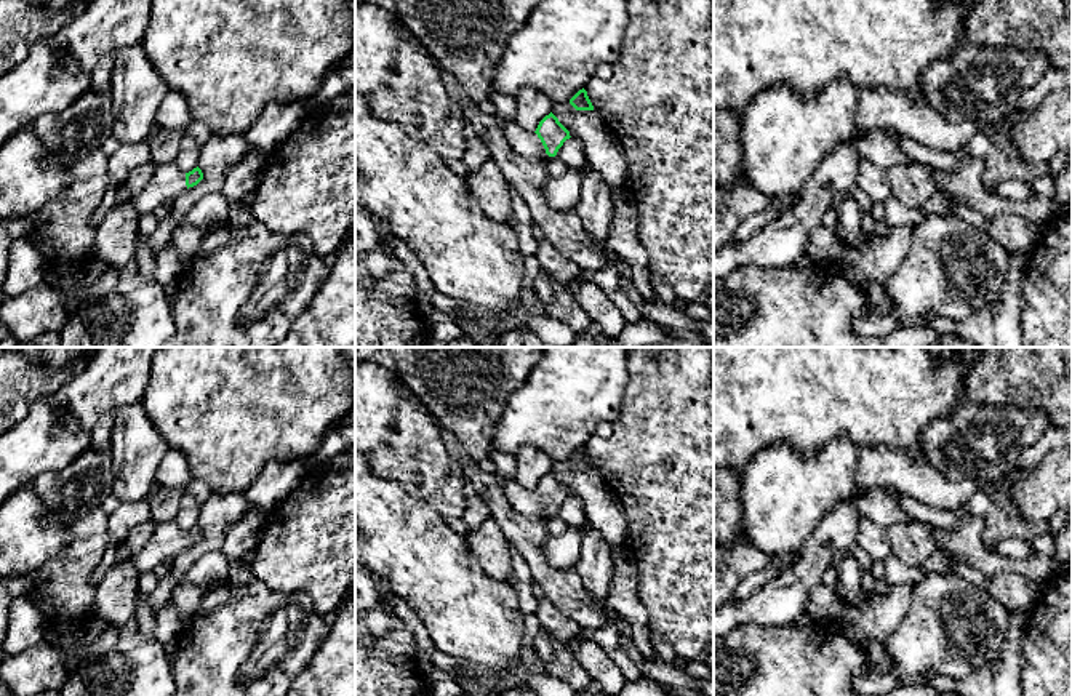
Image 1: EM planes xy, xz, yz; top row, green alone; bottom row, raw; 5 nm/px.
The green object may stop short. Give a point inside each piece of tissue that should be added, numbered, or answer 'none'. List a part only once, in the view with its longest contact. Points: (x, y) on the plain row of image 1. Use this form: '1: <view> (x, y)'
1: xz (527, 503)

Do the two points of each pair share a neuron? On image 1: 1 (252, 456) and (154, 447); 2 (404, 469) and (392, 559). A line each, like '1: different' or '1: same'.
1: different
2: different

